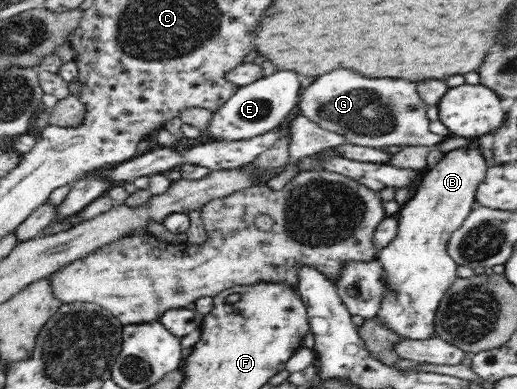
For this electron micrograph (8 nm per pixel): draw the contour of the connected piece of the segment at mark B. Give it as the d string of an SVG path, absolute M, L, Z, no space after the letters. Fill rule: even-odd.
M469 139L468 141L469 146L455 148L445 153L437 164L428 168L427 173L419 180L417 189L413 190L410 199L395 215L398 230L393 242L388 248L378 252L377 259L385 267L389 292L385 294L385 300L377 315L383 317L385 325L389 325L393 331L403 335L405 339L421 340L434 336L434 320L439 303L456 278L457 264L447 253L447 241L451 233L463 224L474 208L477 188L485 179L488 169L480 140Z

